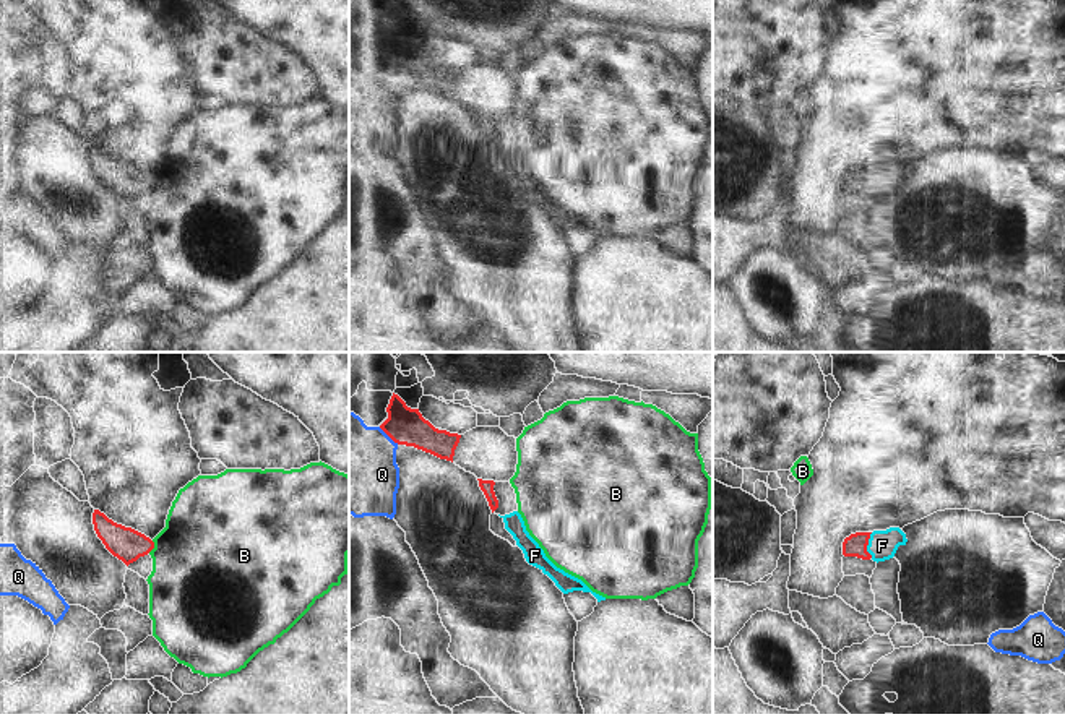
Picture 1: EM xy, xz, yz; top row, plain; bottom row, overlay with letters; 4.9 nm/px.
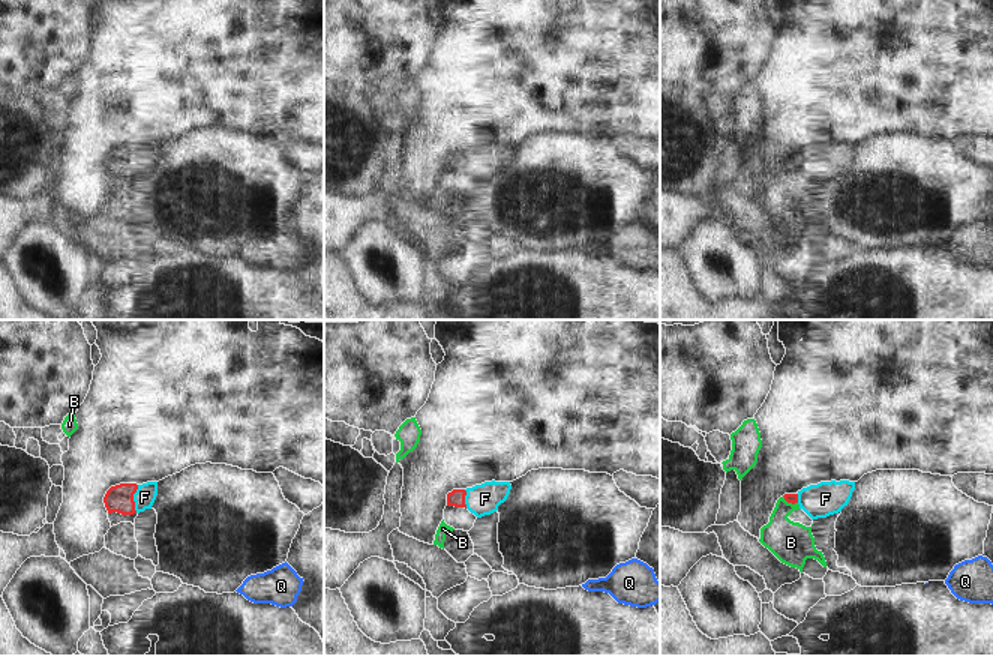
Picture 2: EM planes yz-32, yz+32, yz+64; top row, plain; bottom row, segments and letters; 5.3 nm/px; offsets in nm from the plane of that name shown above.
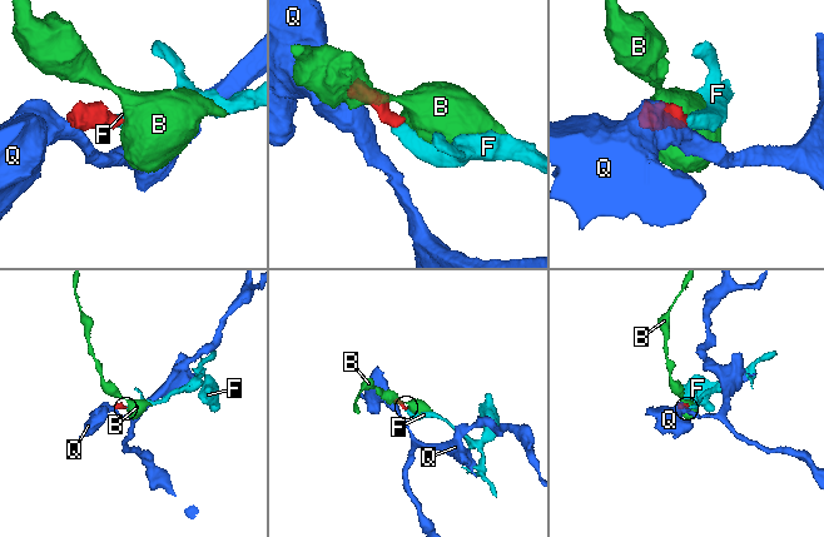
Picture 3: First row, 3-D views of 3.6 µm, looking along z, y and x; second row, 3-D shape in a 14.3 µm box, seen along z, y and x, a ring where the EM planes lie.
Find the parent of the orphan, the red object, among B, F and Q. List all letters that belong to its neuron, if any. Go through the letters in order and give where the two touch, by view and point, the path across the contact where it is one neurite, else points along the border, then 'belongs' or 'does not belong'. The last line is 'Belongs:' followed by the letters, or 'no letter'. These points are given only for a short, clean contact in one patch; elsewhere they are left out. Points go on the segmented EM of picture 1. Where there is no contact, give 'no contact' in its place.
B: contact xy (153, 547); border xy (153, 541), (153, 547), (148, 552); does not belong
F: contact yz (867, 544); way yz (856, 544), (867, 544), (882, 546); belongs
Q: contact xz (388, 435); border xz (379, 427), (398, 443); does not belong
Belongs: F

